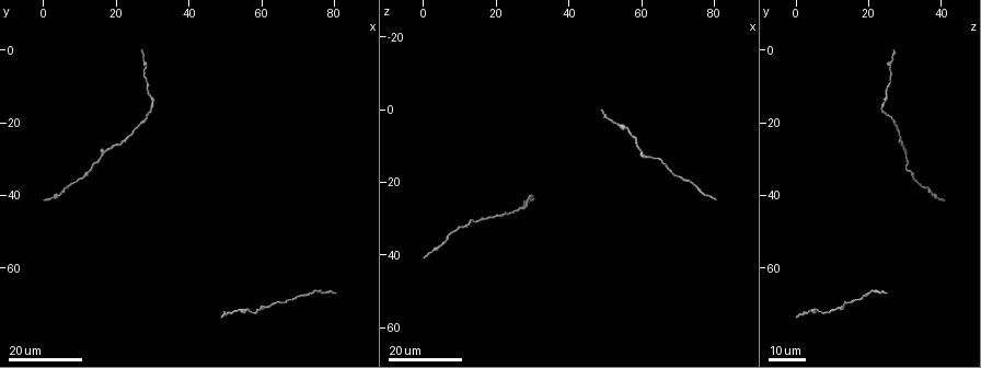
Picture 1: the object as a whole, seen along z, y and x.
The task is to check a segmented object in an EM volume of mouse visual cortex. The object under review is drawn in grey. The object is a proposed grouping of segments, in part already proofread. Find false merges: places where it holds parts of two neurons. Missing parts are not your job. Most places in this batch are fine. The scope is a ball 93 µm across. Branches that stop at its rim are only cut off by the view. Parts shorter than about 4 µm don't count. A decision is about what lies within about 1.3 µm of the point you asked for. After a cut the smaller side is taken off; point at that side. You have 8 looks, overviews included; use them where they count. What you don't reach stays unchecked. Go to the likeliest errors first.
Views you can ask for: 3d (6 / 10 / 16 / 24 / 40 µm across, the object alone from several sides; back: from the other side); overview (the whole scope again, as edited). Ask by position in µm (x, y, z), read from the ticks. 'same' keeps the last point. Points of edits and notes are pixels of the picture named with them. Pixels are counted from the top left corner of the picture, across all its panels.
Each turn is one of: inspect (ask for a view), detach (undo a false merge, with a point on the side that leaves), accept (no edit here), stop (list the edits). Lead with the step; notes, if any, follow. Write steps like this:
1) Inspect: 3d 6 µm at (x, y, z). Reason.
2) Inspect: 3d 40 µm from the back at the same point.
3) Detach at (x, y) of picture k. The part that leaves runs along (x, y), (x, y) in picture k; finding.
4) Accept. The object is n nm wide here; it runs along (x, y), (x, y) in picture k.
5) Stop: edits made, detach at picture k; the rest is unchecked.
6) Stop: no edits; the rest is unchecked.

Inspect: 3d 16 µm at (28.0, 5.0, 25.5). Calibre changes.

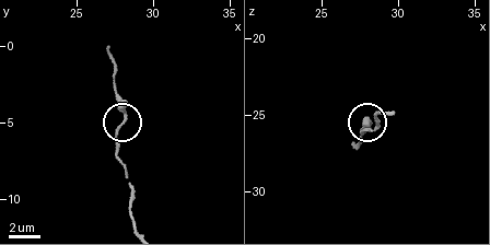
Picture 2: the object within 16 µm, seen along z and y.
Inspect: 3d 10 µm at the same point.

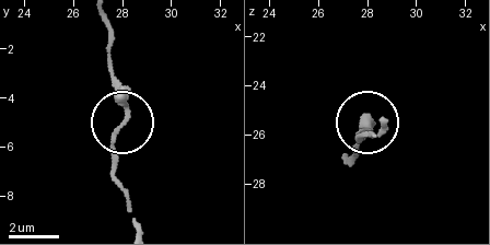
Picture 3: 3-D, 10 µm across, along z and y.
Accept. Continuous, no second neuron.

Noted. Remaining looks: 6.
Inspect: 3d 24 µm at (6.5, 37.5, 36.5). Calibre changes.

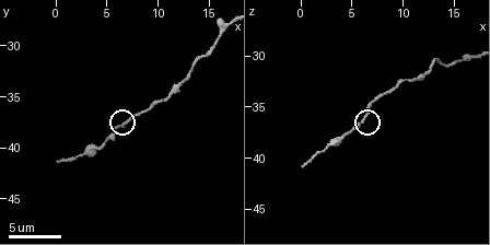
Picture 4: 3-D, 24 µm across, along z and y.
Inspect: 3d 6 µm at (6.0, 38.0, 36.2).

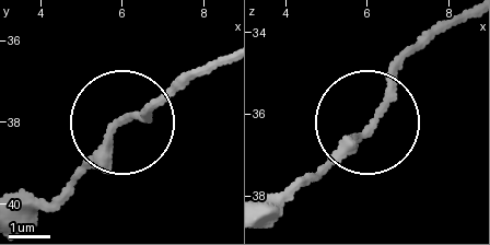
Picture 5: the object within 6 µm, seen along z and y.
Accept. All the same neuron.

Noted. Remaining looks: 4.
Inspect: 3d 16 µm at (56.5, 71.0, 4.5). Calibre changes.

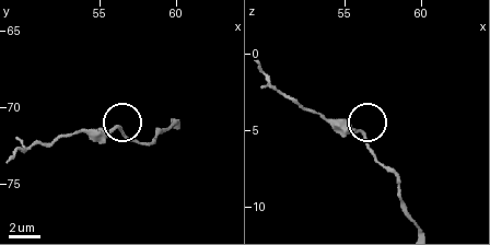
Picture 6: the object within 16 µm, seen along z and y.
Inspect: 3d 6 µm at (56.0, 71.4, 5.2). Closer look.

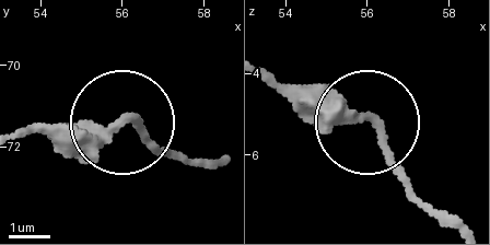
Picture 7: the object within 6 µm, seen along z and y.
Accept. Continuous, no second neuron.

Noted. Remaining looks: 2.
Inspect: 3d 24 µm at (22.5, 25.0, 28.5).

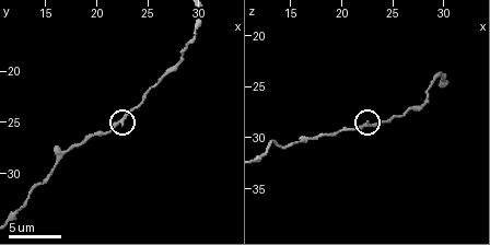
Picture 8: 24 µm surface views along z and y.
Inspect: 3d 6 µm at (22.2, 25.0, 28.8).

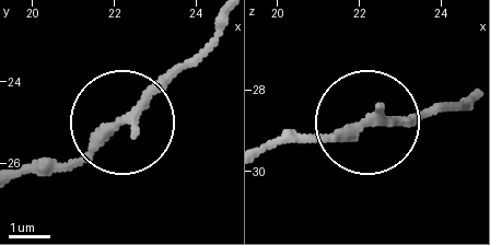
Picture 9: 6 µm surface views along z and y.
Accept. One neuron here.

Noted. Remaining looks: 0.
Stop: no edits; the rest is unchecked.

